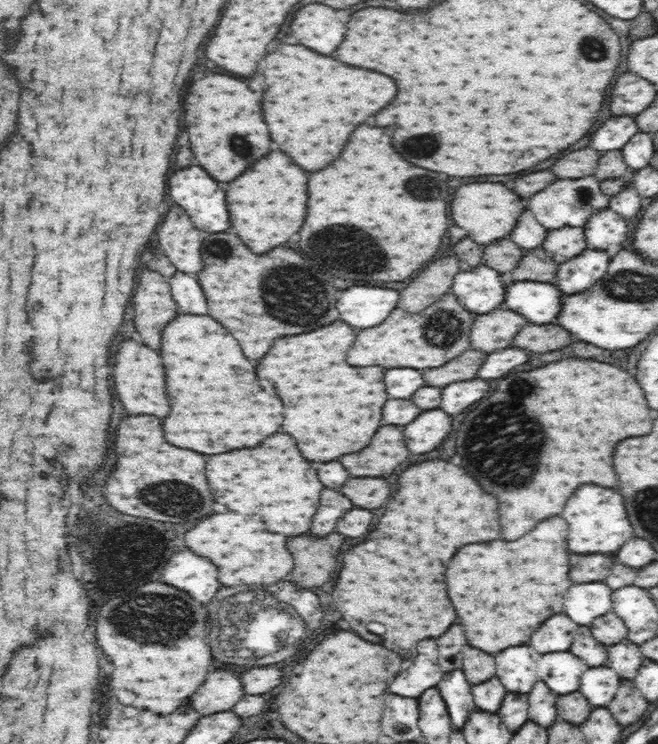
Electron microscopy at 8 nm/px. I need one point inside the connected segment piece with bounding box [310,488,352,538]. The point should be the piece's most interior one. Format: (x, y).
(332, 505)

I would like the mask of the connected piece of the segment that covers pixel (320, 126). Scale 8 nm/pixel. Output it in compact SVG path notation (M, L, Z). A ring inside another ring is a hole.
M278 44L276 50L264 58L262 74L266 80L266 94L262 98L262 110L264 110L264 120L268 122L270 136L280 146L280 150L288 152L288 156L304 170L326 168L330 160L338 158L338 154L342 152L354 128L360 126L366 118L380 112L384 106L388 106L396 96L396 84L392 78L372 72L372 70L346 66L338 60L332 60L330 56L316 54L300 44L296 46Z

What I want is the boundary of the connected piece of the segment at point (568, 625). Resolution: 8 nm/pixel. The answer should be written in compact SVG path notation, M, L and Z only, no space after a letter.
M554 614L548 618L536 634L532 634L530 646L534 646L540 654L548 652L566 652L578 632L578 626L566 614Z

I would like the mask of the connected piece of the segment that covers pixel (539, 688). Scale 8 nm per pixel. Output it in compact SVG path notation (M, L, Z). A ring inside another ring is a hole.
M536 681L527 695L529 720L548 728L557 718L556 701L560 697L544 681Z

